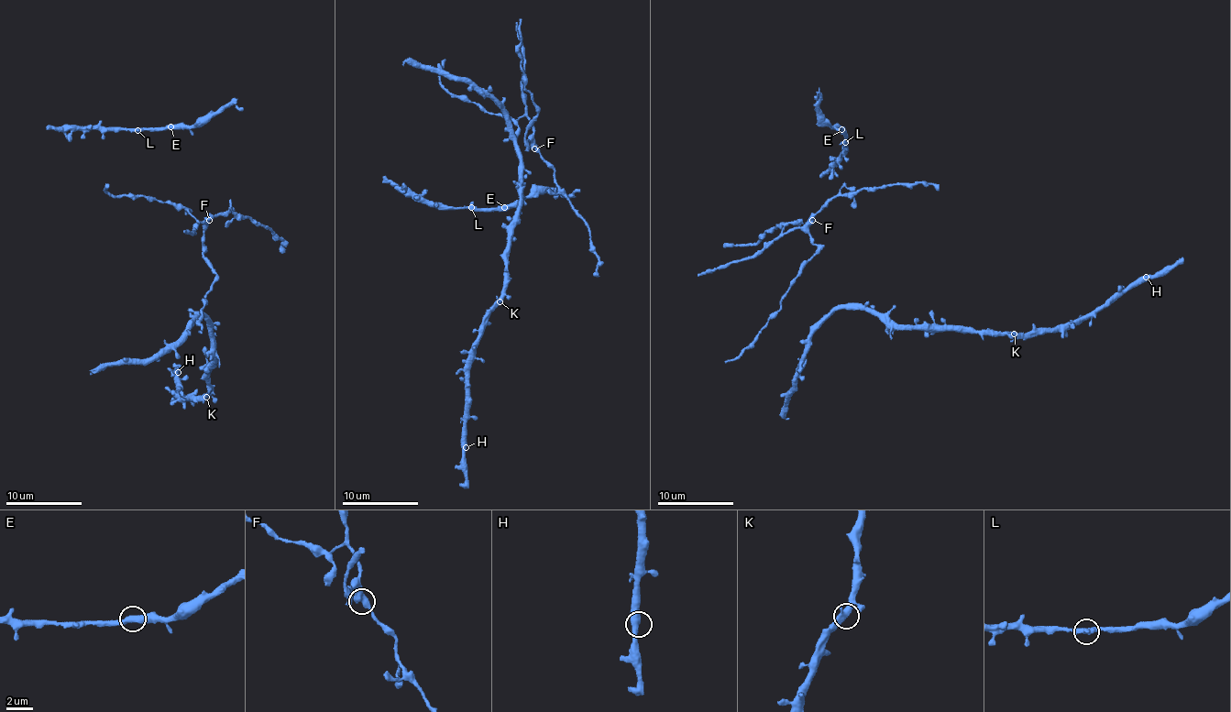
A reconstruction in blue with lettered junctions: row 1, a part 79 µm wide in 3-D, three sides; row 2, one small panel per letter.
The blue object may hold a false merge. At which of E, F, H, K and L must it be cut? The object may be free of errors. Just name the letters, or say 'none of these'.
none of these

